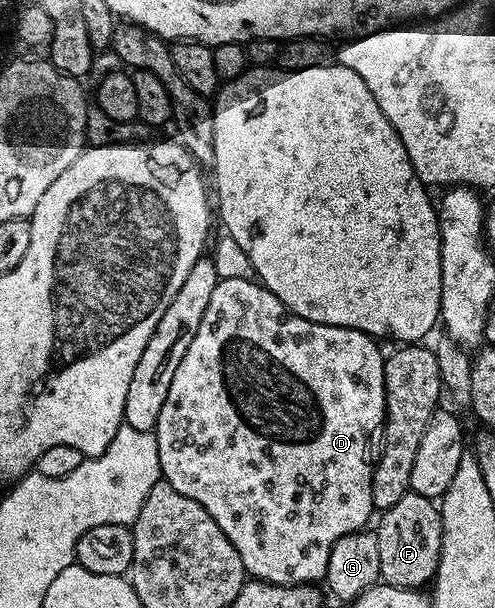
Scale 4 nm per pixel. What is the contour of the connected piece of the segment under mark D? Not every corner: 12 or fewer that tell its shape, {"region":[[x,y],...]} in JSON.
{"region":[[219,279],[162,480],[247,577],[325,581],[376,509],[384,352]]}

